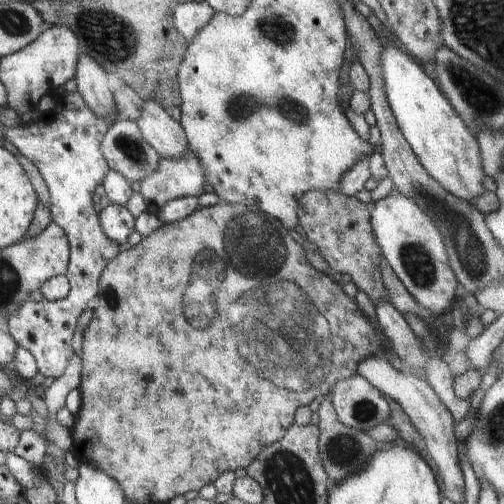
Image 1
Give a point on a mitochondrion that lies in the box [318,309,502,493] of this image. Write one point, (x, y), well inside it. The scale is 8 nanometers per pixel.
(346, 454)

